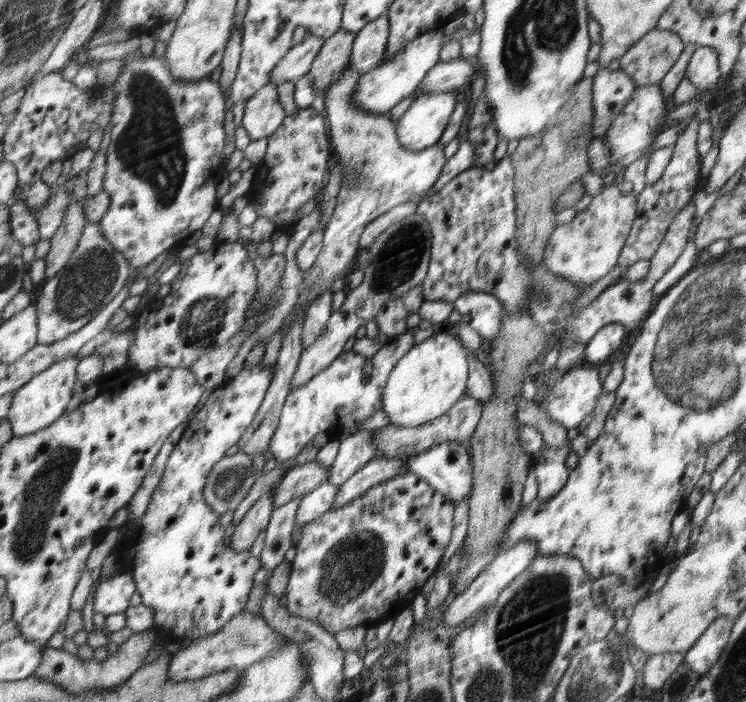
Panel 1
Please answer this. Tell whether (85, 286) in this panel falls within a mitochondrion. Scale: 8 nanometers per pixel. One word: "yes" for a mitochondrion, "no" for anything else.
yes

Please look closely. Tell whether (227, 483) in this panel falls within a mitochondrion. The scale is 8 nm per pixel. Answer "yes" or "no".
yes

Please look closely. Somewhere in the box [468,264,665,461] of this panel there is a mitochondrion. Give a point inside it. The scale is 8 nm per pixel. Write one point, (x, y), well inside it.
(540, 294)

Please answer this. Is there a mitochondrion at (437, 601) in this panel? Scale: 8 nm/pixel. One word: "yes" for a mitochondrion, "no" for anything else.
no

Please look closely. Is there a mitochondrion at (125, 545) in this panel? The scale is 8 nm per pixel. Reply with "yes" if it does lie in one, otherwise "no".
no

